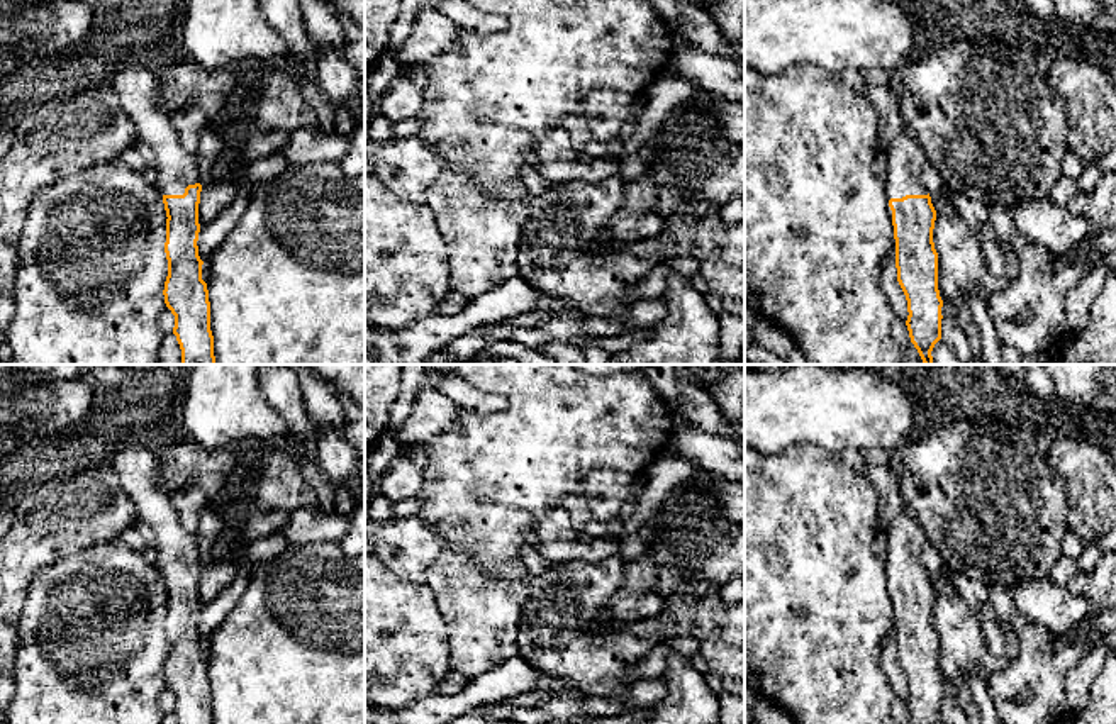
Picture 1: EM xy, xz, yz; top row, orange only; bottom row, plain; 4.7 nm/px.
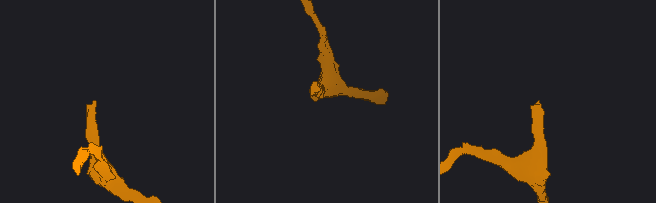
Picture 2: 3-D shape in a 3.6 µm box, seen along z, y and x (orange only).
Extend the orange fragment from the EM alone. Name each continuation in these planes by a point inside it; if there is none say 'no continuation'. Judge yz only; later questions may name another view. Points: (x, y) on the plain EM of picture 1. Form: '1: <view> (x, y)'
1: yz (904, 536)

